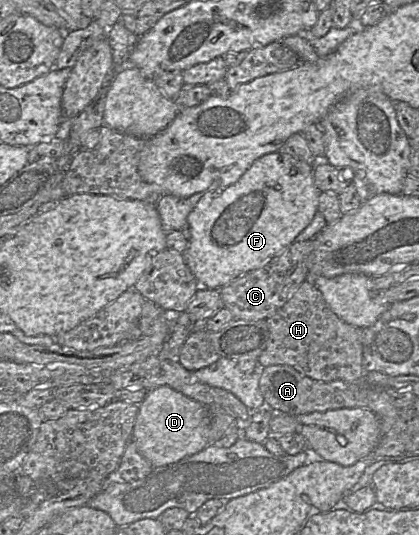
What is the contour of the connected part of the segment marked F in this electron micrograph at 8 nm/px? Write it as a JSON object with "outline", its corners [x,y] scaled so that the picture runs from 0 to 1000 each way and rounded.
{"outline":[[[668,282],[640,286],[609,299],[563,342],[535,353],[511,353],[506,357],[496,355],[487,359],[484,366],[477,370],[463,391],[451,398],[446,406],[446,434],[453,436],[453,445],[446,465],[437,473],[444,495],[473,525],[473,540],[489,538],[501,542],[523,542],[578,512],[632,497],[642,488],[647,488],[656,479],[673,473],[704,450],[704,445],[726,426],[737,421],[754,396],[759,394],[761,366],[766,357],[754,350],[747,331],[747,312],[759,305],[757,299],[759,297],[752,293],[745,310],[728,301],[714,299],[690,288],[673,286]]]}

